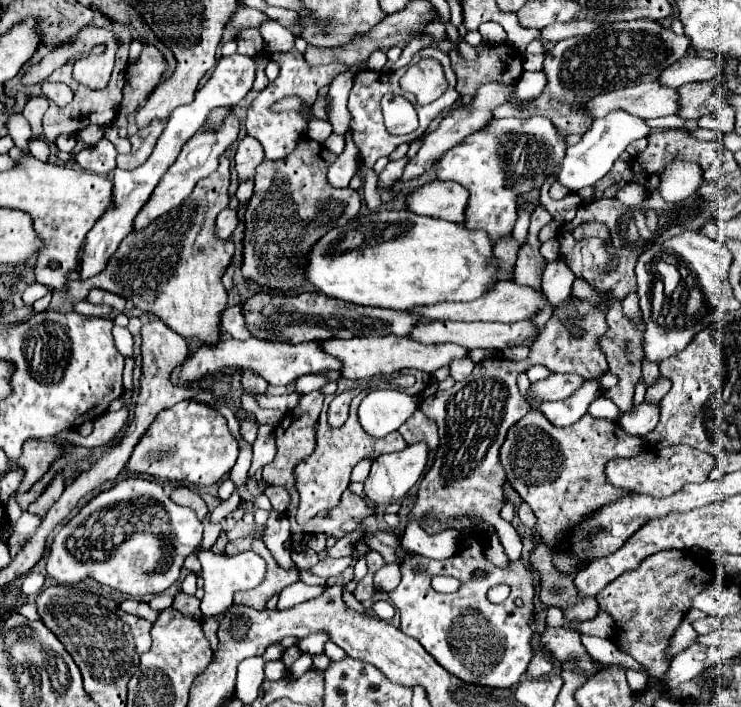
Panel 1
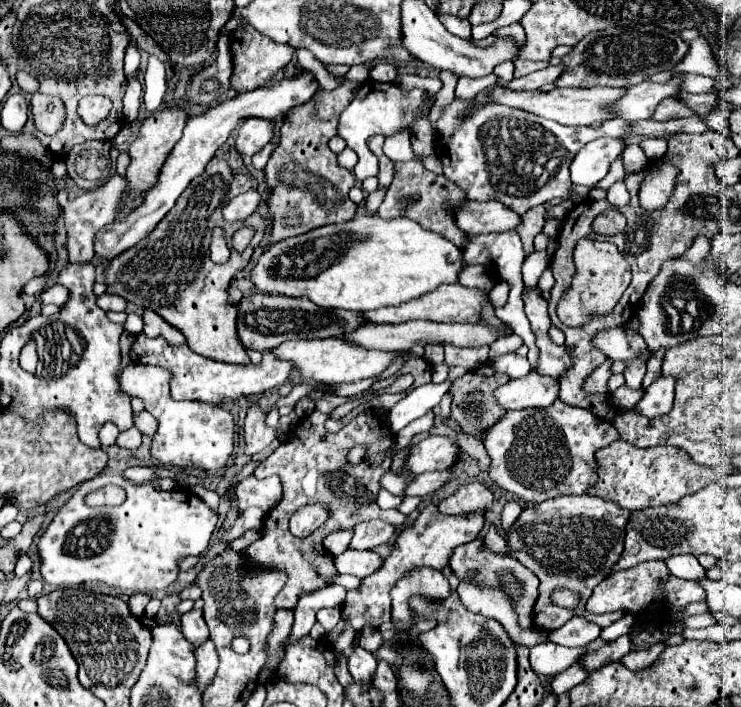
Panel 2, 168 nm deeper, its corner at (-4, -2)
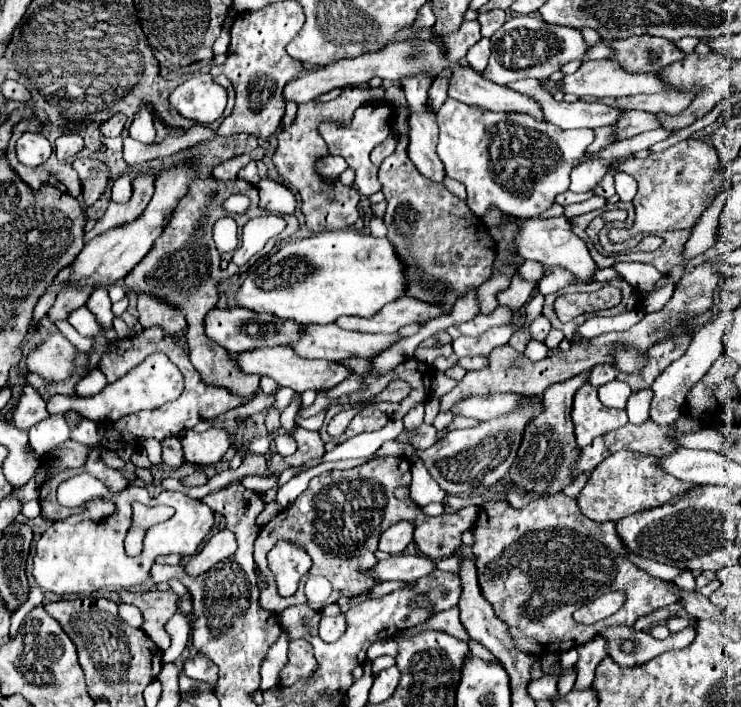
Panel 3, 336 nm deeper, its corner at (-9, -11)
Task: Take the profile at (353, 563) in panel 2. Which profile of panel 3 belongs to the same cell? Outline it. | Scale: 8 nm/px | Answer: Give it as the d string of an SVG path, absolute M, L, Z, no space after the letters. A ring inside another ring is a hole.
M398 554L398 556L390 556L388 560L382 560L368 574L380 582L386 582L386 580L414 582L422 576L428 576L434 568L436 568L436 560L430 560L428 556Z

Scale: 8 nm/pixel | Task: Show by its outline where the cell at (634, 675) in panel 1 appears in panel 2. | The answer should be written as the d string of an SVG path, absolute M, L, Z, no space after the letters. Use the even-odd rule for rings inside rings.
M661 643L656 644L648 650L631 652L621 659L621 662L630 670L638 671L649 667L665 649Z

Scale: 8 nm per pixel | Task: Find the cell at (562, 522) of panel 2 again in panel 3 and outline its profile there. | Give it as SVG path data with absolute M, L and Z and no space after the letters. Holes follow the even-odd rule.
M562 492L546 496L546 498L538 498L520 510L512 508L506 500L488 502L480 506L480 514L472 530L476 536L476 544L472 546L472 552L476 556L480 592L492 604L496 616L508 626L508 632L512 640L516 642L516 648L530 656L542 658L546 654L566 652L570 648L576 648L592 640L606 626L620 624L620 622L624 622L624 626L634 626L638 618L648 616L656 612L658 608L664 608L676 602L674 592L670 592L668 584L658 584L656 578L636 568L628 560L626 548L622 540L618 538L614 522L598 524L594 520L586 520L586 516L578 512L576 500L564 496ZM608 592L626 592L626 602L618 614L590 626L578 624L572 618L574 610L578 610L586 602L600 598Z

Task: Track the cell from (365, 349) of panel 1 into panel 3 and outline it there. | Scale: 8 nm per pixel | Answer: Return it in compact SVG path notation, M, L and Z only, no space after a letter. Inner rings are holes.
M276 346L276 348L254 348L248 352L238 352L236 354L236 364L244 374L258 374L258 376L268 376L278 382L278 386L290 386L294 392L304 392L304 390L318 390L318 388L334 388L348 376L348 368L336 364L336 362L324 362L324 360L302 360L302 356L294 356L290 348L286 346Z

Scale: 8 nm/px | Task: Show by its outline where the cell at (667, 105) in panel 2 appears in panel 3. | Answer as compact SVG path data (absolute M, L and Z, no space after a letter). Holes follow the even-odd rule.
M628 110L628 112L622 112L620 114L620 118L616 120L614 128L616 128L616 142L620 142L620 140L632 138L636 134L642 134L646 130L658 128L658 120L656 120L654 114Z

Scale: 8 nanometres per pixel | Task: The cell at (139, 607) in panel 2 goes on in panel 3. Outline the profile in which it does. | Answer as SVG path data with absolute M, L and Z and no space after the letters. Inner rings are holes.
M122 590L120 592L120 602L134 604L144 618L142 630L158 644L162 650L170 646L170 636L164 630L164 624L174 616L176 604L178 604L178 594L168 590L168 592L130 592Z

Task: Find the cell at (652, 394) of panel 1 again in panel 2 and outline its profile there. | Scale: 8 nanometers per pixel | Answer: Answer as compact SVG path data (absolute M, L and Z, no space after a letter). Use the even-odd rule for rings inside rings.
M665 351L651 353L649 365L647 365L647 373L645 373L645 379L643 379L643 387L645 387L645 389L649 389L651 383L661 377L661 359L663 359L663 353L665 353Z

